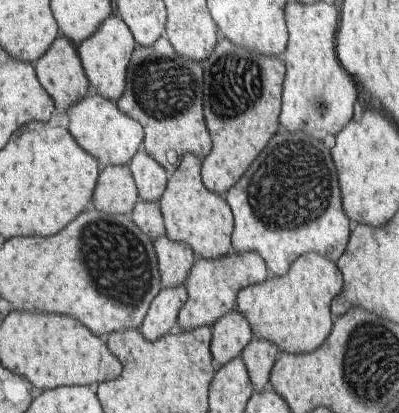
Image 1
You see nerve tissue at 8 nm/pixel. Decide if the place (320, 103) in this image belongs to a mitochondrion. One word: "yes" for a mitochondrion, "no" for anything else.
yes

